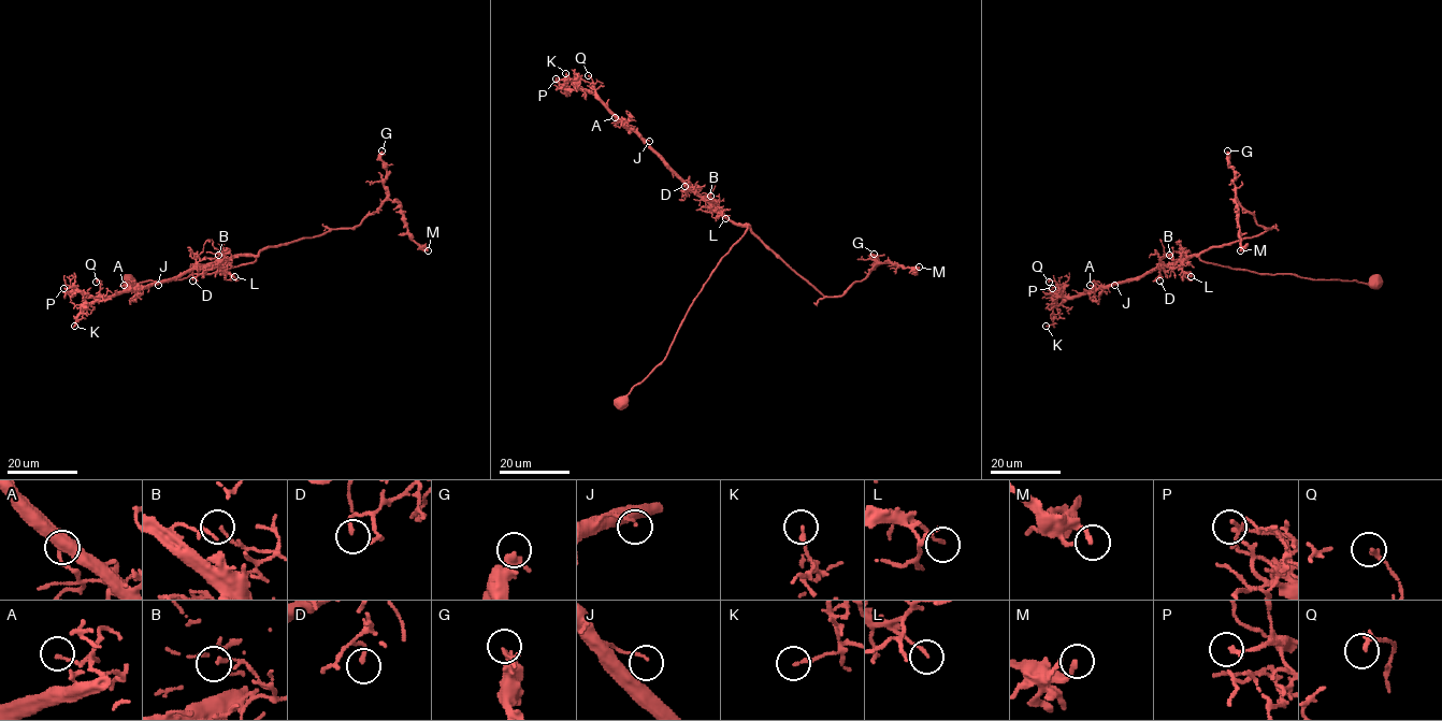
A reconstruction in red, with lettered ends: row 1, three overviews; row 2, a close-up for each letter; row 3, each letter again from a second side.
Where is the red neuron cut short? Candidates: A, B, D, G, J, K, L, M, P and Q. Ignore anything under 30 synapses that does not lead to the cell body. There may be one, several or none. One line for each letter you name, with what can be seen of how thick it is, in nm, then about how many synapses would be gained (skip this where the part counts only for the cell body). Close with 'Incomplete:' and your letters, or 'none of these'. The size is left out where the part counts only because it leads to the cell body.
Incomplete: none of these

